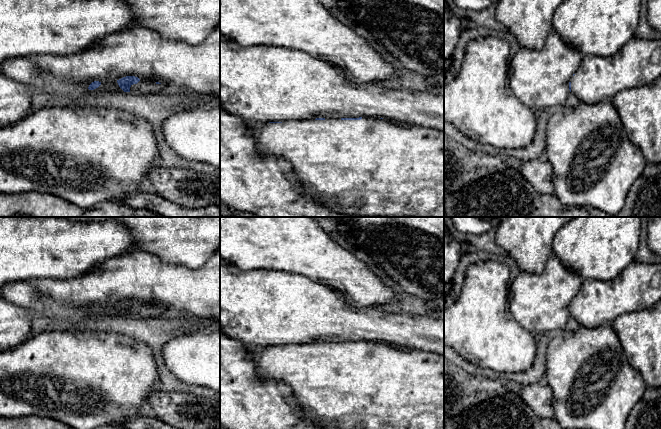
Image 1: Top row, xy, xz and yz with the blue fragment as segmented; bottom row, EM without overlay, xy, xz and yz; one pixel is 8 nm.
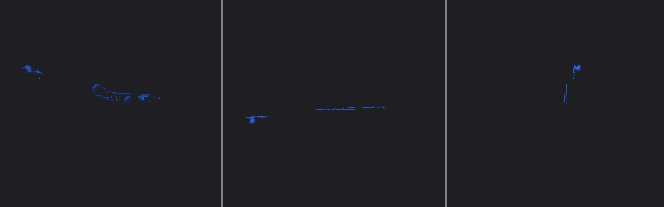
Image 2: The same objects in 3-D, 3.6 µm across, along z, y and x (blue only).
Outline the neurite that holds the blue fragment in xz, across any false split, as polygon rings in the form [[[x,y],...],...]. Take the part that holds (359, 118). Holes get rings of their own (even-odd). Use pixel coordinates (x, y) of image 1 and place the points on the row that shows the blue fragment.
[[[359,117],[255,123],[251,125],[249,133],[254,137],[260,154],[288,161],[299,179],[303,193],[333,212],[369,217],[444,217],[444,131],[377,117]]]

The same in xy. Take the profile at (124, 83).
[[[126,76],[117,80],[119,87],[124,92],[133,94],[151,95],[151,94],[170,94],[171,88],[155,81],[140,80],[135,76]]]

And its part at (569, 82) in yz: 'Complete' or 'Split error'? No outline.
Split error

